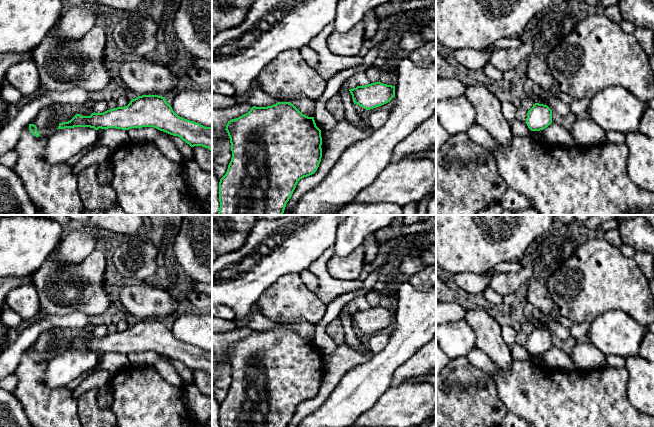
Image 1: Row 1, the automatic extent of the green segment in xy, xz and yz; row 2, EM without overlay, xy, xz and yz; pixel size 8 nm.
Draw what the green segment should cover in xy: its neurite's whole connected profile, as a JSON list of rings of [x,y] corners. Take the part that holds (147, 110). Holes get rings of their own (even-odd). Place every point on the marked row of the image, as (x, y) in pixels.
[[[158,95],[138,96],[127,106],[103,113],[94,112],[90,116],[76,114],[70,121],[60,123],[57,129],[74,127],[90,127],[95,130],[154,127],[180,137],[191,147],[202,146],[212,151],[212,127],[205,127],[178,116],[165,97]]]

